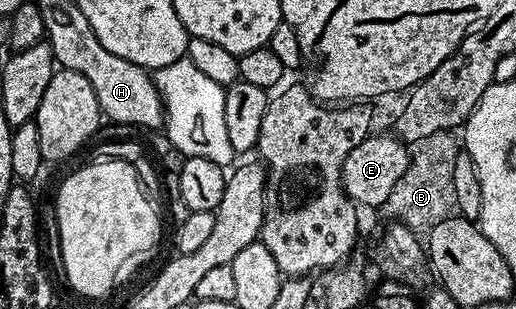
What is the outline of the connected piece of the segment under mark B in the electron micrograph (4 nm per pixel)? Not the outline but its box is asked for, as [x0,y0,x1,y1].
[387,132,459,232]

